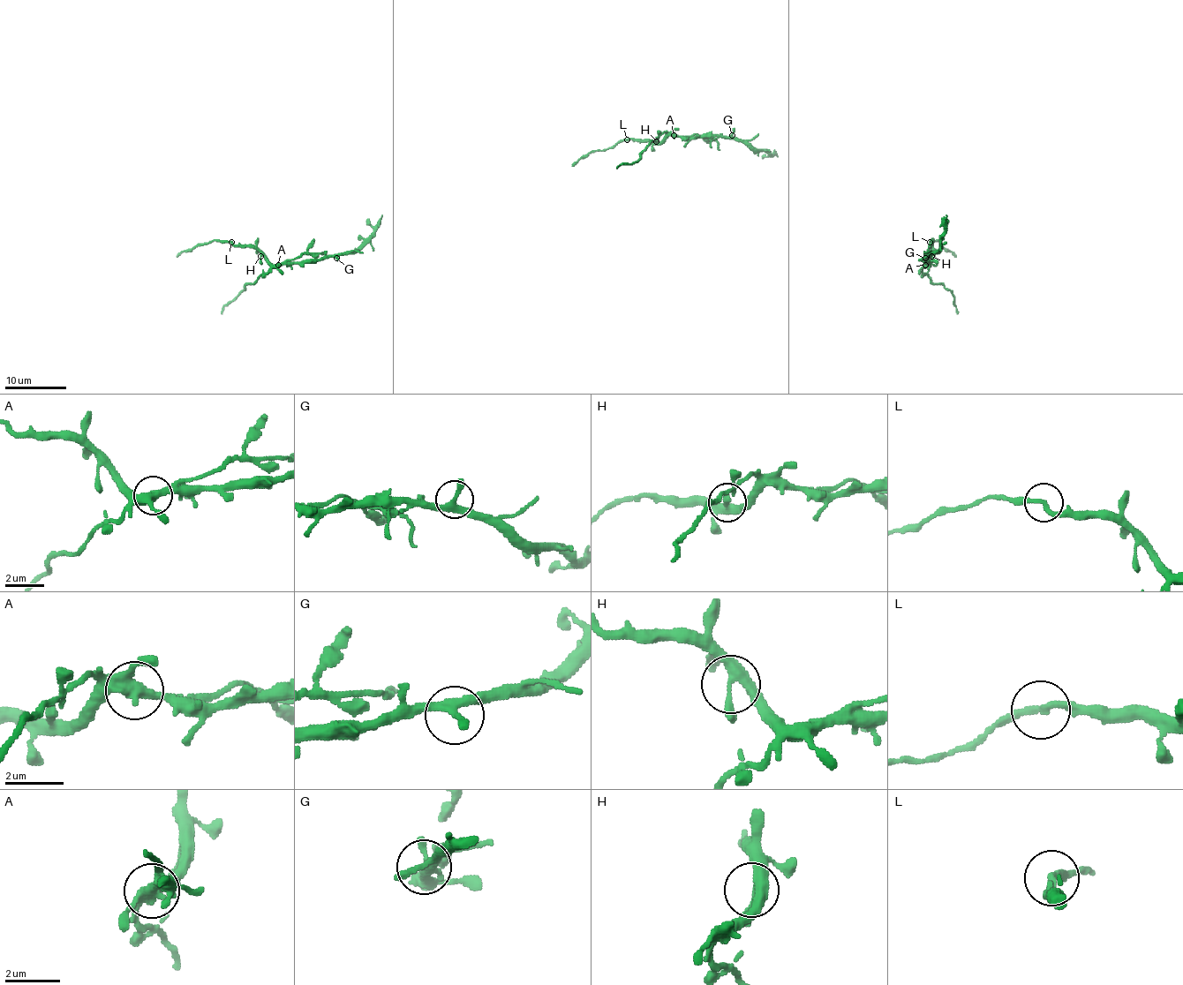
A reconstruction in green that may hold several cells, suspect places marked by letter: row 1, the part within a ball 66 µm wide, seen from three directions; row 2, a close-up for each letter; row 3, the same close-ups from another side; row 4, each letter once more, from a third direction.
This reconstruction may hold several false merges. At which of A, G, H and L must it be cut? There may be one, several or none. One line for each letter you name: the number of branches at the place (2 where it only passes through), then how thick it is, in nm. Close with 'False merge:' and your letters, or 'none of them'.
A: branches 3; calibre 380 nm
L: branches 2; calibre 240 nm
False merge: A, L

